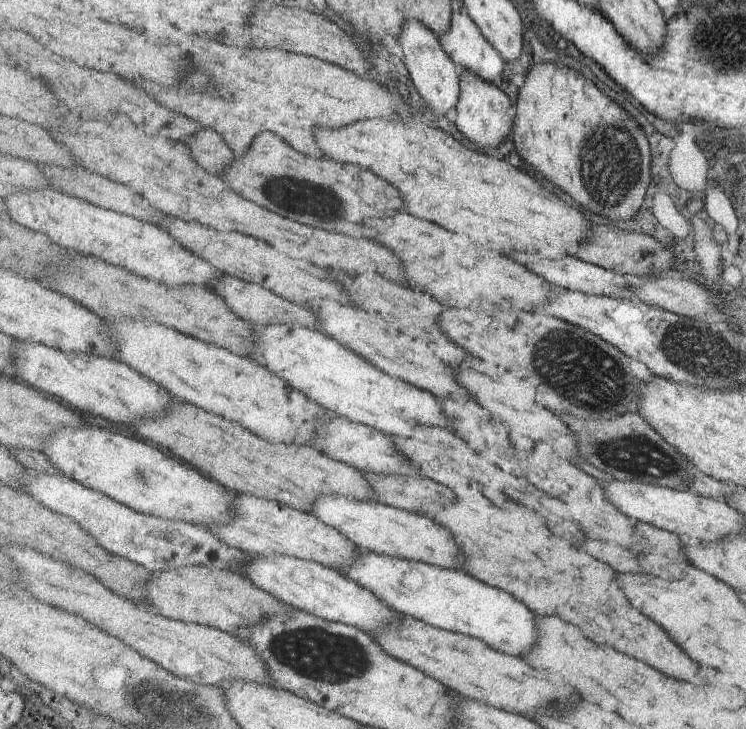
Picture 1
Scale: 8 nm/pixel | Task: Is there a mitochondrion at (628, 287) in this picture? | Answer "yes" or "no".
no

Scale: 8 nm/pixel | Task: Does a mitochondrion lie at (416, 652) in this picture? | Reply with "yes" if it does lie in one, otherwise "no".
no

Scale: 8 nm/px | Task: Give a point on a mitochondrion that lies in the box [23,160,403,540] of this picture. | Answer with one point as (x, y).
(288, 193)

